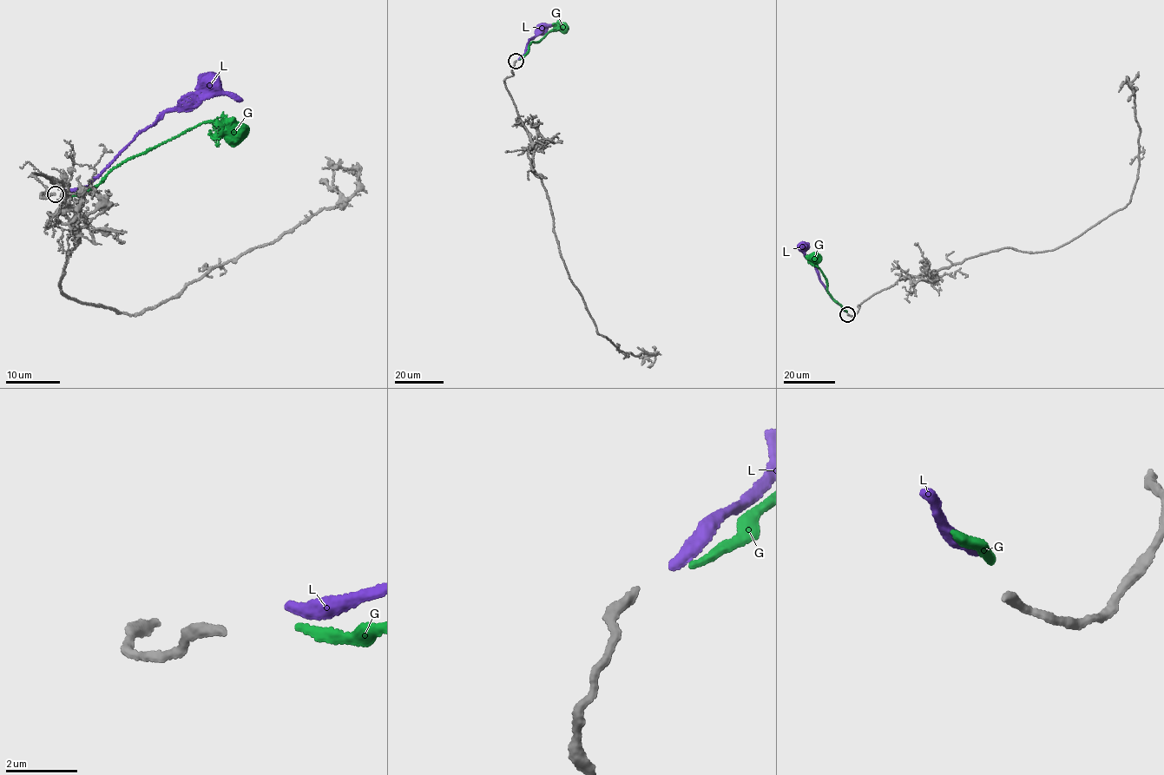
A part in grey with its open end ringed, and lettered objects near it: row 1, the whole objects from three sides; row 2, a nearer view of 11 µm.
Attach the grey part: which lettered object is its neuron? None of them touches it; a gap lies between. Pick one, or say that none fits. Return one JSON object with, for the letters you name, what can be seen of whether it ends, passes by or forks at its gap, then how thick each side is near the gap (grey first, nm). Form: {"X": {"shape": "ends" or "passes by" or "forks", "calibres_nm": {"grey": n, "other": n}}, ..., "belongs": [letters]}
{"G": {"shape": "ends", "calibres_nm": {"grey": 280, "other": 240}}, "belongs": ["G"]}

